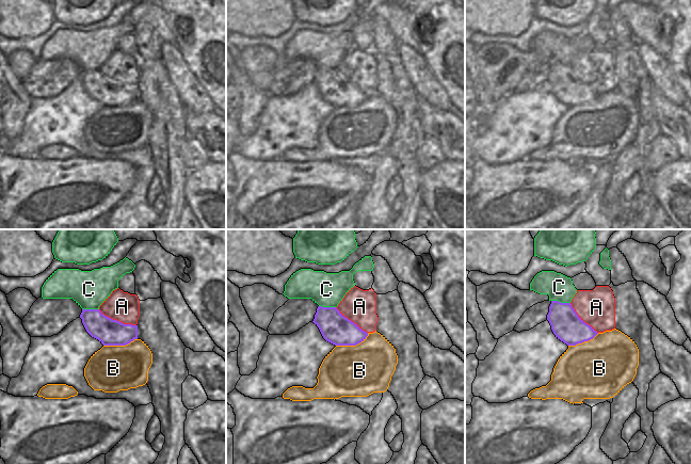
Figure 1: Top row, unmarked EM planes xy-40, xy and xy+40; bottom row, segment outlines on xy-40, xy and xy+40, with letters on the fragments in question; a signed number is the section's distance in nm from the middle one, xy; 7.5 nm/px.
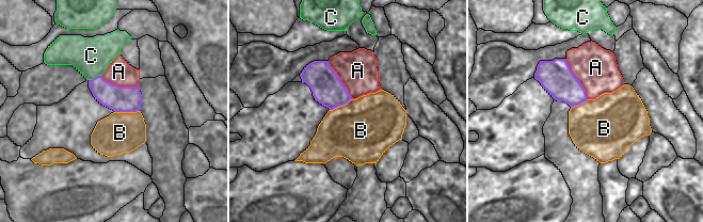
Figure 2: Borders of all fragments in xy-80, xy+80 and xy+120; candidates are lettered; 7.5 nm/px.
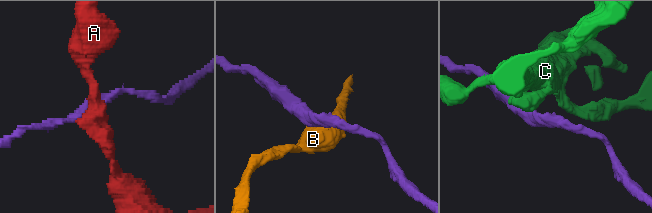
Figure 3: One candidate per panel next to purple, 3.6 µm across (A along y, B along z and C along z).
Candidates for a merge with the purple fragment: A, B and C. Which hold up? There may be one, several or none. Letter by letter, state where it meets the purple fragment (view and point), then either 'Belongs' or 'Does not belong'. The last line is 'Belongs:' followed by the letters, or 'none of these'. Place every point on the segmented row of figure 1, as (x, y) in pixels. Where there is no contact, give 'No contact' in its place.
A: Touches purple at xy-40 (116, 320). Does not belong
B: Touches purple at xy (352, 345). Does not belong
C: Touches purple at xy+40 (560, 302). Does not belong
Belongs: none of these

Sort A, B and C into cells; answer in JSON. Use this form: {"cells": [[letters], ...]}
{"cells": [["A"], ["B"], ["C"]]}

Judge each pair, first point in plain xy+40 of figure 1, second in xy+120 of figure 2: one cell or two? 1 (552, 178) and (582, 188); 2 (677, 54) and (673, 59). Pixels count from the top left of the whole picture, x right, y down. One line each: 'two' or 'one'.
1: two
2: two

